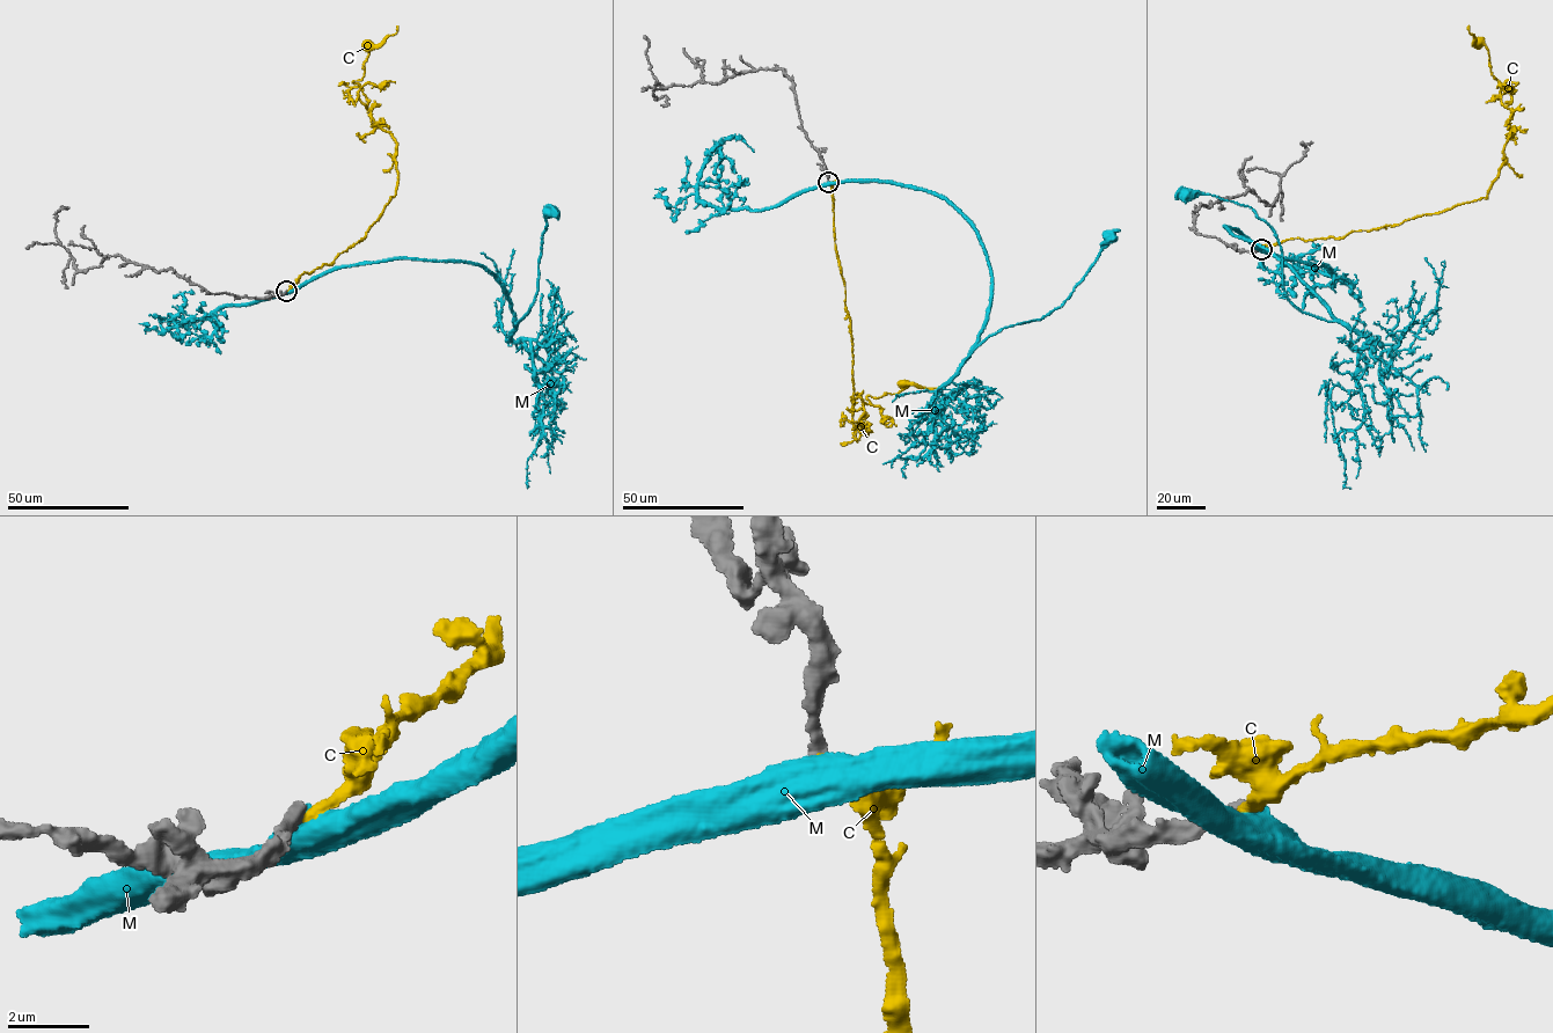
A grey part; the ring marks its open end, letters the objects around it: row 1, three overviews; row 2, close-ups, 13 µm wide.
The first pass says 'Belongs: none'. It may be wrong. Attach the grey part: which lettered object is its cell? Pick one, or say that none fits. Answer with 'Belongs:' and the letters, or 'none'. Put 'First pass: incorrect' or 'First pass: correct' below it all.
Belongs: none
First pass: correct

